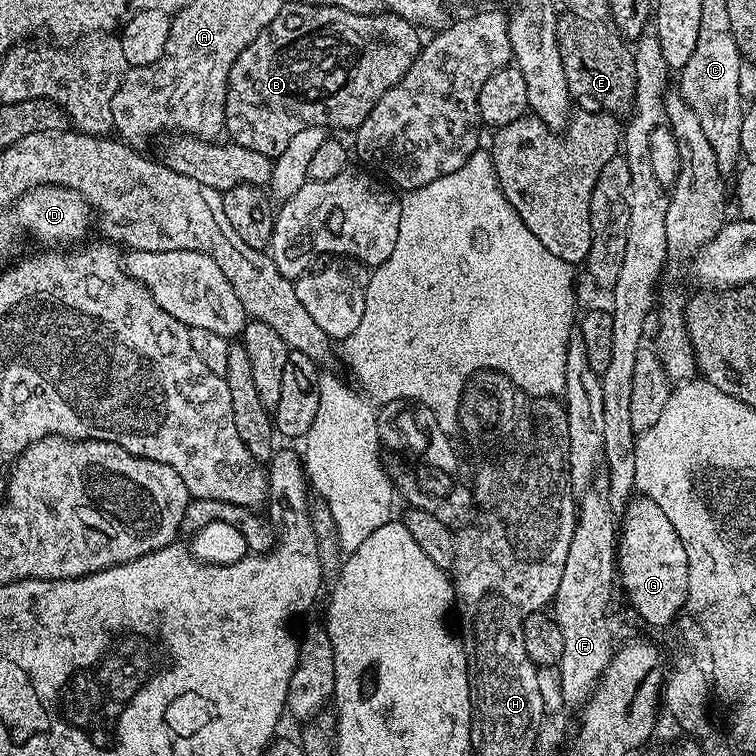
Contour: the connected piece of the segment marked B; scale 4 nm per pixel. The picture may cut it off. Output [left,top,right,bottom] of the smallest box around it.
[224,2,422,158]

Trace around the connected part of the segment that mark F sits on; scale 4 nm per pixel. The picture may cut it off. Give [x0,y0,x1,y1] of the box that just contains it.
[550,474,618,706]

